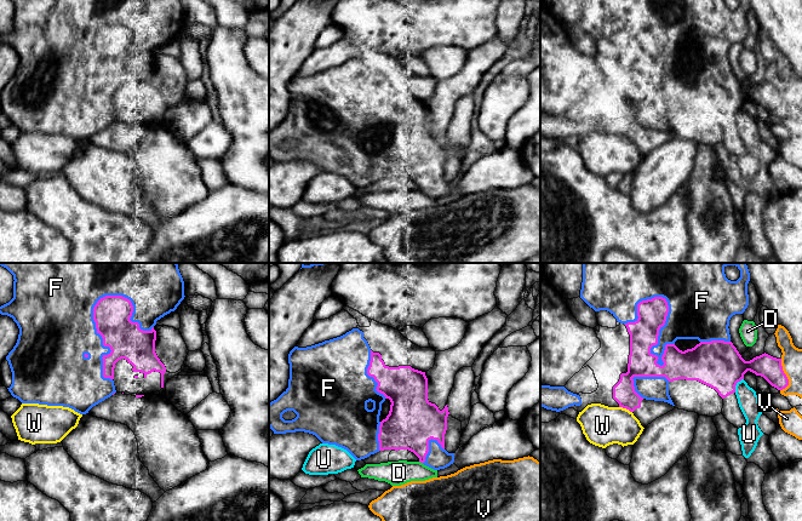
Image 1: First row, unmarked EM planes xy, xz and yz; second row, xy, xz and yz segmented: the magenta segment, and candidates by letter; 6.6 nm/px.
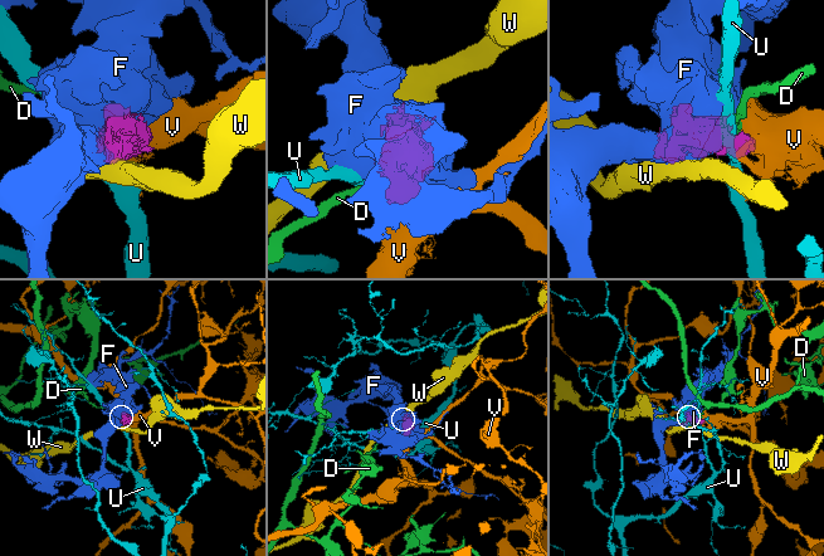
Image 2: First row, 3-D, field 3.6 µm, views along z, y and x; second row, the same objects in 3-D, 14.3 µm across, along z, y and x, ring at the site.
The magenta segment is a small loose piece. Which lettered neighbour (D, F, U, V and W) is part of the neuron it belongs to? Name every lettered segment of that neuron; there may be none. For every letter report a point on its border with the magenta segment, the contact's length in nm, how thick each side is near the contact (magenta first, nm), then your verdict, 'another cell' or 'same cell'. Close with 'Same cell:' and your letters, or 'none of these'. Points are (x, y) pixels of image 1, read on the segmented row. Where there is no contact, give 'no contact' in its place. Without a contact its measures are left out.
D: contact xz (420, 462); length 30 nm; calibres 300 and 160 nm; another cell
F: contact xy (97, 332); length 550 nm; calibres 240 and 460 nm; same cell
U: contact yz (735, 384); length 110 nm; calibres 320 and 140 nm; another cell
V: contact yz (785, 374); length 220 nm; calibres 150 and 140 nm; another cell
W: contact yz (625, 407); length 100 nm; calibres 150 and 260 nm; another cell
Same cell: F

